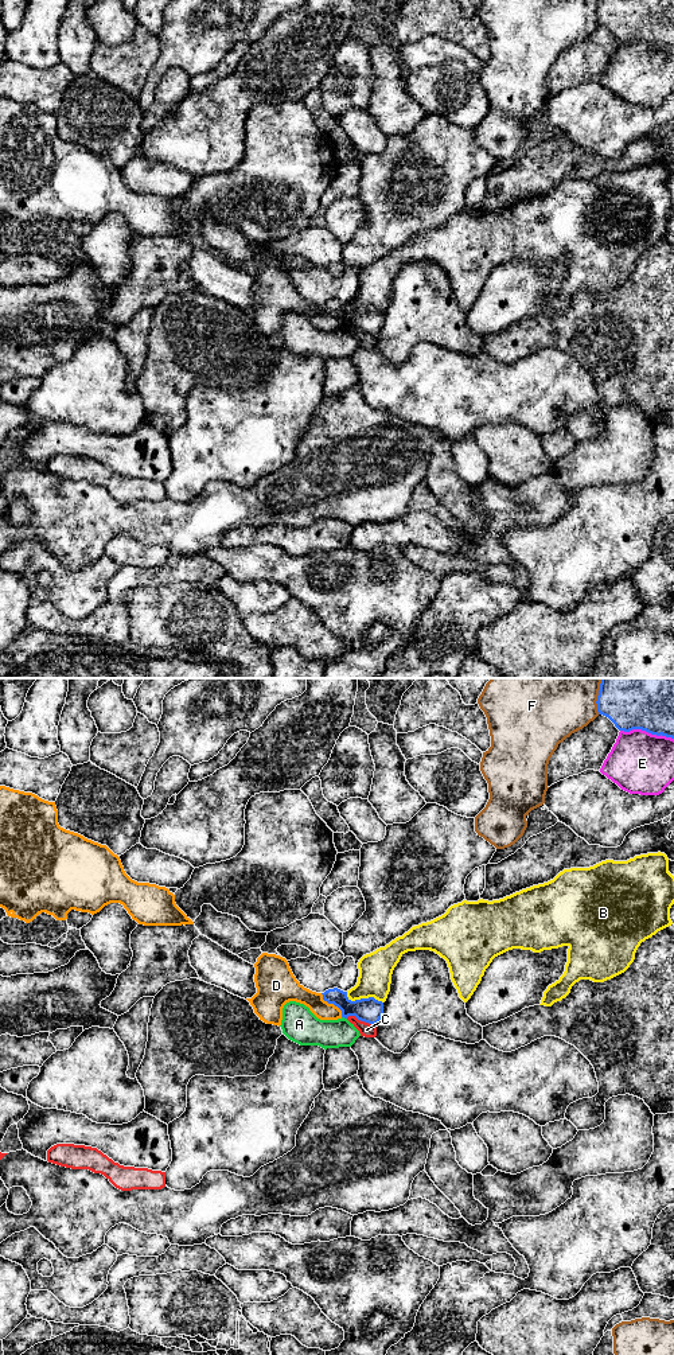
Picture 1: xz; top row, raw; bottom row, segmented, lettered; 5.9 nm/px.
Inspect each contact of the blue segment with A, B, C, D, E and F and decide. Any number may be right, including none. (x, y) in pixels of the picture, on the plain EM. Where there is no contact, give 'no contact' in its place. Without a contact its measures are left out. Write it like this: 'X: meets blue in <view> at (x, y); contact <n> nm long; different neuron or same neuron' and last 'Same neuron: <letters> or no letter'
A: meets blue in xz at (345, 328); contact 40 nm long; different neuron
B: meets blue in xz at (363, 310); contact 240 nm long; different neuron
C: meets blue in xz at (361, 331); contact 190 nm long; different neuron
D: meets blue in xz at (332, 314); contact 190 nm long; different neuron
E: meets blue in xz at (647, 42); contact 320 nm long; different neuron
F: meets blue in xz at (596, 12); contact 150 nm long; different neuron
Same neuron: no letter

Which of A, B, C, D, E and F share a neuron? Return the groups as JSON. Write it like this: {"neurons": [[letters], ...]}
{"neurons": [["A"], ["B"], ["C"], ["D"], ["E"], ["F"]]}

